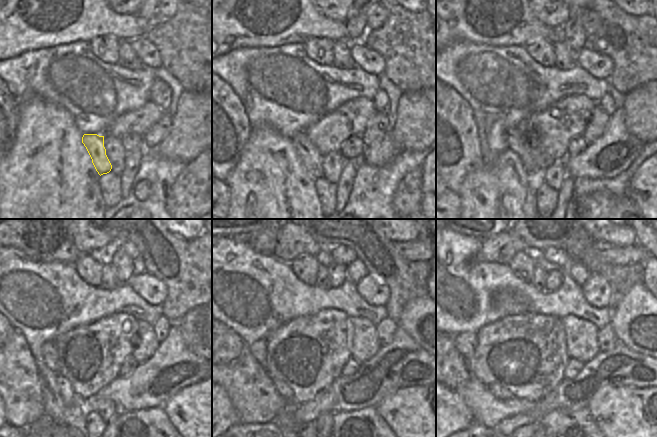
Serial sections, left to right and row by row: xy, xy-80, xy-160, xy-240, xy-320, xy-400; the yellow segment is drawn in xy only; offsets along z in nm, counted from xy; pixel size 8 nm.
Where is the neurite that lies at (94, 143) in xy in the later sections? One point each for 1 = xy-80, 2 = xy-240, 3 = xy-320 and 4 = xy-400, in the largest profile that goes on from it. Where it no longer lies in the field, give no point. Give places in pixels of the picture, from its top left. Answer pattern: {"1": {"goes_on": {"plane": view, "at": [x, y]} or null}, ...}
{"1": {"goes_on": {"plane": "xy-80", "at": [310, 156]}}, "2": {"goes_on": {"plane": "xy-240", "at": [49, 357]}}, "3": {"goes_on": {"plane": "xy-320", "at": [258, 348]}}, "4": {"goes_on": {"plane": "xy-400", "at": [465, 342]}}}

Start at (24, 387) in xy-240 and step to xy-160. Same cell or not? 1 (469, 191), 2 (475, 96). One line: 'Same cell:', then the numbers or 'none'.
Same cell: none

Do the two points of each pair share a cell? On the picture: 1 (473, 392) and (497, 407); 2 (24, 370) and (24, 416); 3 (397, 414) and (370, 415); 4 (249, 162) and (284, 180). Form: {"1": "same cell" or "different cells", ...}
{"1": "same cell", "2": "same cell", "3": "different cells", "4": "same cell"}

